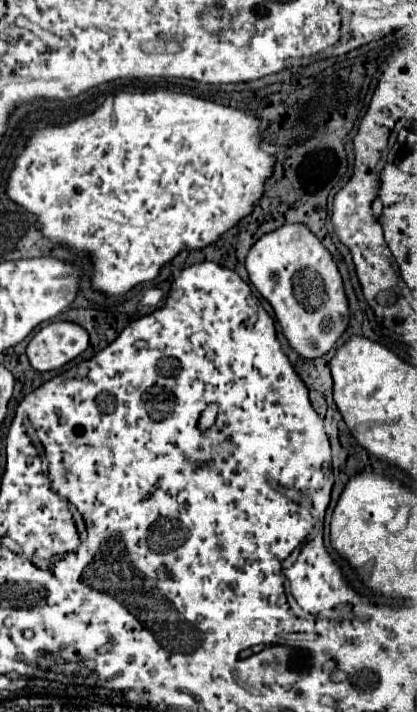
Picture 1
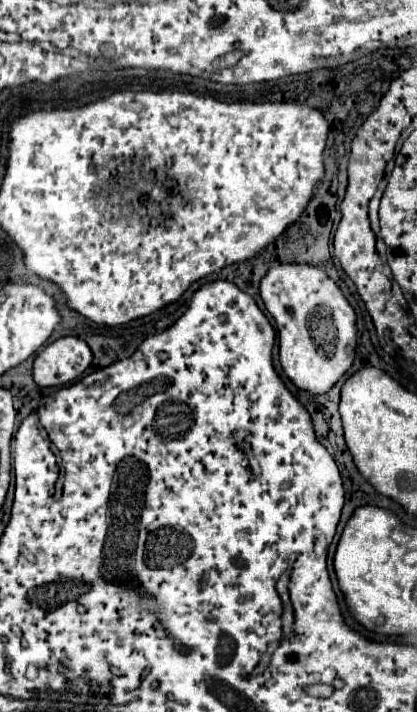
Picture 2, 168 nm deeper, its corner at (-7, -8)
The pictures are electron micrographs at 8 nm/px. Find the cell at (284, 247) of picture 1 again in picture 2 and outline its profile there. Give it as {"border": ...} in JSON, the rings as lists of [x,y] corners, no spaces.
{"border":[[[279,264],[261,280],[261,298],[267,312],[273,316],[279,332],[279,362],[285,376],[299,388],[313,396],[329,392],[337,380],[353,366],[357,348],[355,310],[349,306],[339,286],[323,272],[307,264]]]}

